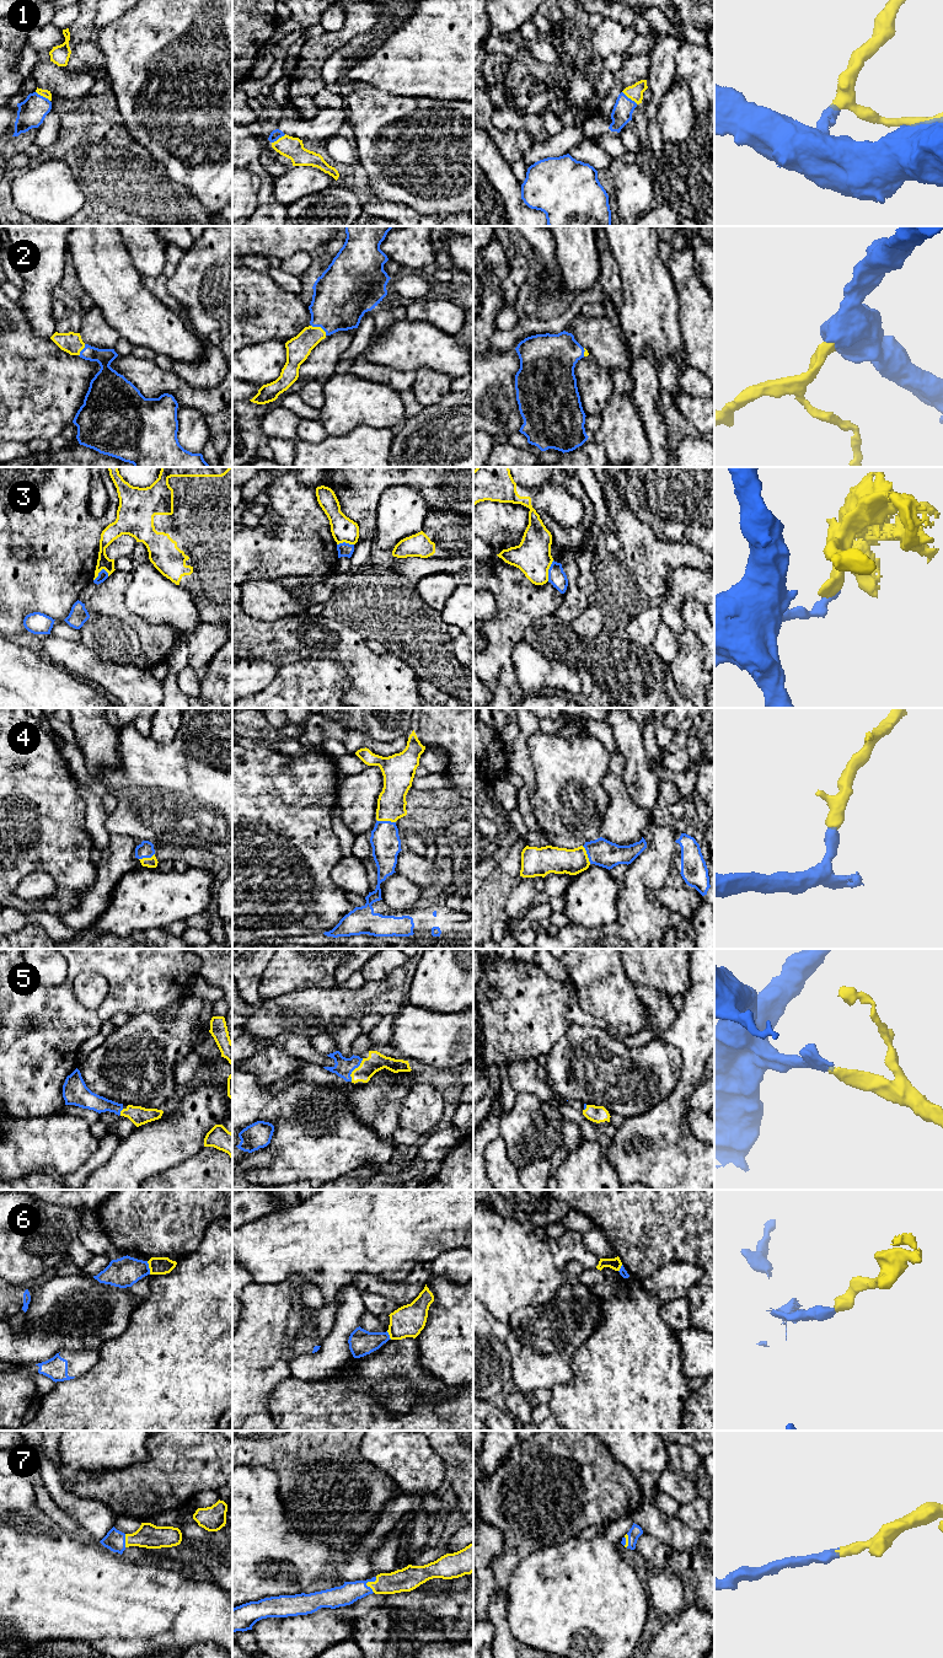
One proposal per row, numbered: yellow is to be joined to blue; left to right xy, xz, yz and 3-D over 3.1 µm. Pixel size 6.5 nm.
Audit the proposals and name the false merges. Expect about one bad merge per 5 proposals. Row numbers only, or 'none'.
3, 6

